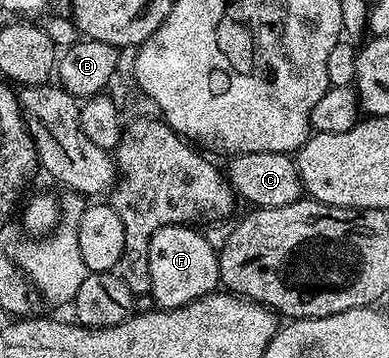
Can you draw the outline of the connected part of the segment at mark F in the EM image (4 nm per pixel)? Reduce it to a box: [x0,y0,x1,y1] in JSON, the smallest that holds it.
[148,224,220,309]

